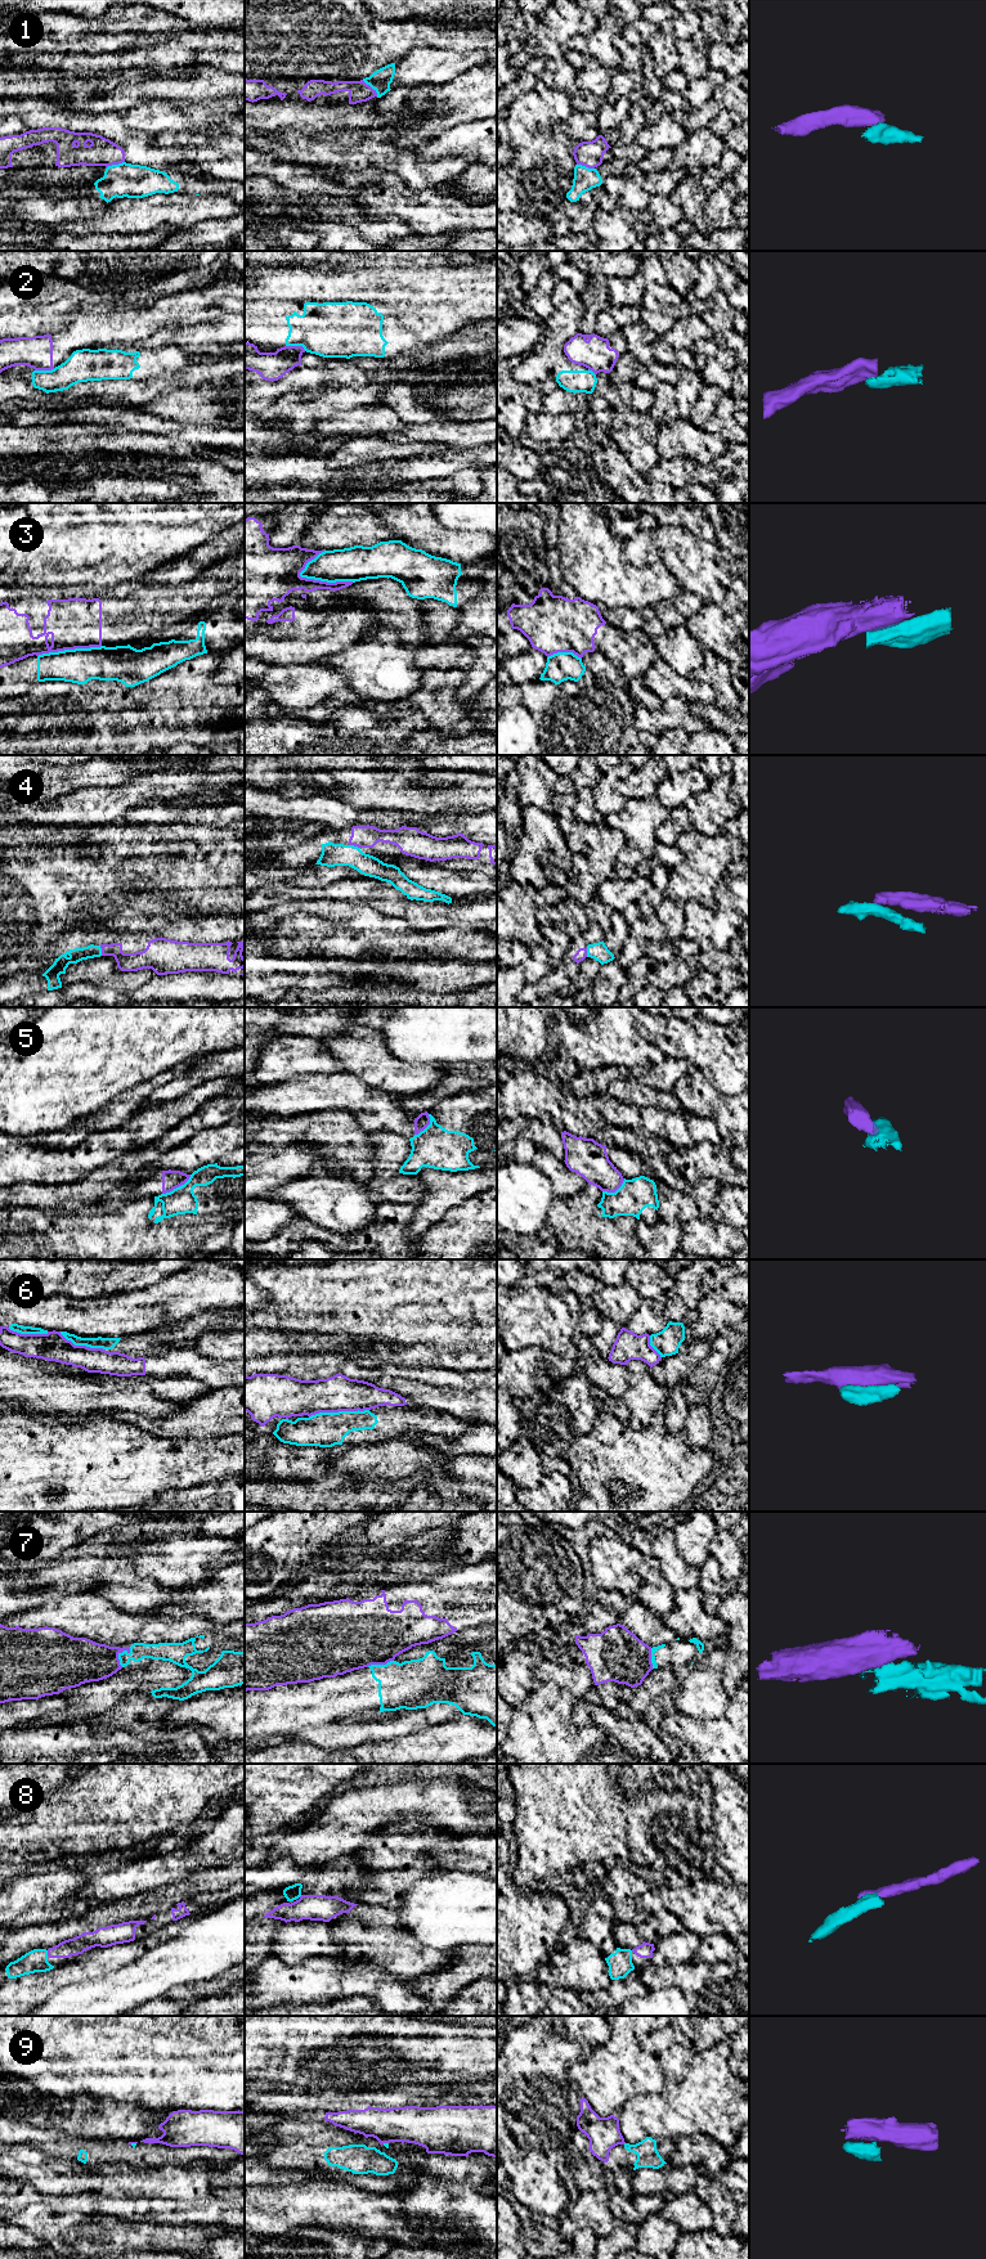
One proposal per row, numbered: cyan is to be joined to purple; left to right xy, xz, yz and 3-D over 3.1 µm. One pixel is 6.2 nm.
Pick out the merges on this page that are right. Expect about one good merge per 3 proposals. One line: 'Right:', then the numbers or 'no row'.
Right: 8

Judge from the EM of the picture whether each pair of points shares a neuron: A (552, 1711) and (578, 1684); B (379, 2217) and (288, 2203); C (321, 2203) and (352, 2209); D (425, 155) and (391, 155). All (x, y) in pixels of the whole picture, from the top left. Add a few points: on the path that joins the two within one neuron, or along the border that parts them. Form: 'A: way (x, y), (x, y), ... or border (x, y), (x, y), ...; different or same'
A: border (542, 1682), (556, 1682), (576, 1698); different
B: way (357, 2212), (332, 2204), (310, 2204); same
C: way (328, 2204), (344, 2208); same
D: border (447, 156), (429, 161), (418, 161), (413, 157); different

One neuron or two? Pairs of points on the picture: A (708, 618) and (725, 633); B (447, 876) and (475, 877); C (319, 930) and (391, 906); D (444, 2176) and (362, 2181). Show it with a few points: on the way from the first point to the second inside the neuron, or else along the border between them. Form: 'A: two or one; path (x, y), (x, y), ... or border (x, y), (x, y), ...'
A: one; path (712, 621), (721, 631)
B: one; path (453, 881), (469, 881)
C: two; border (377, 911), (385, 915), (402, 916), (406, 920)
D: two; border (422, 2169), (408, 2187), (391, 2194)

